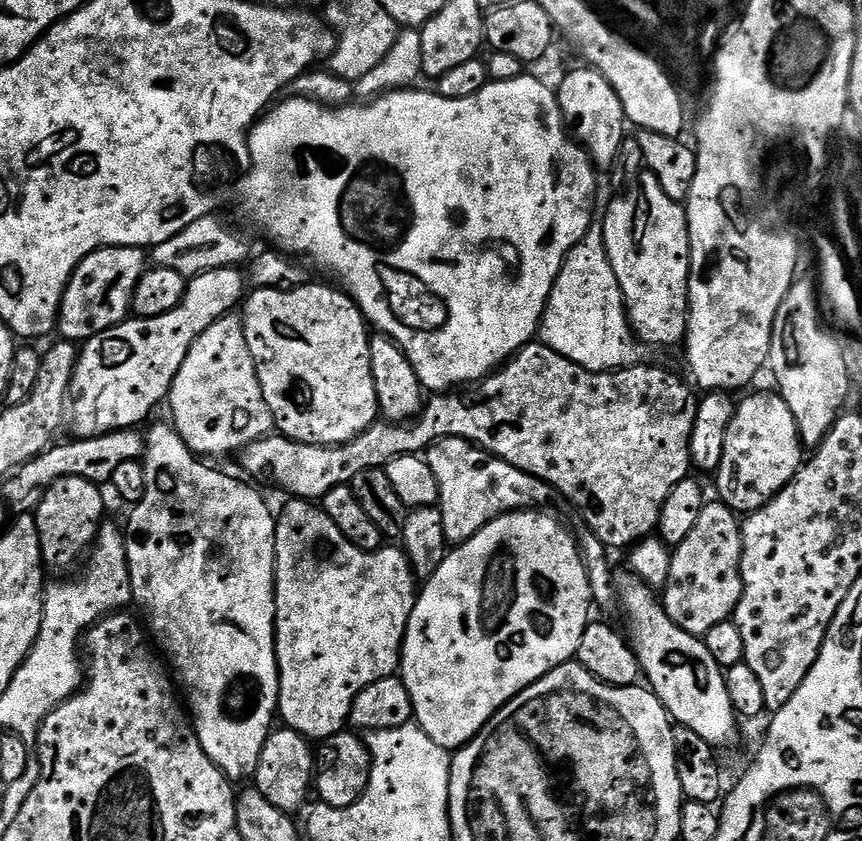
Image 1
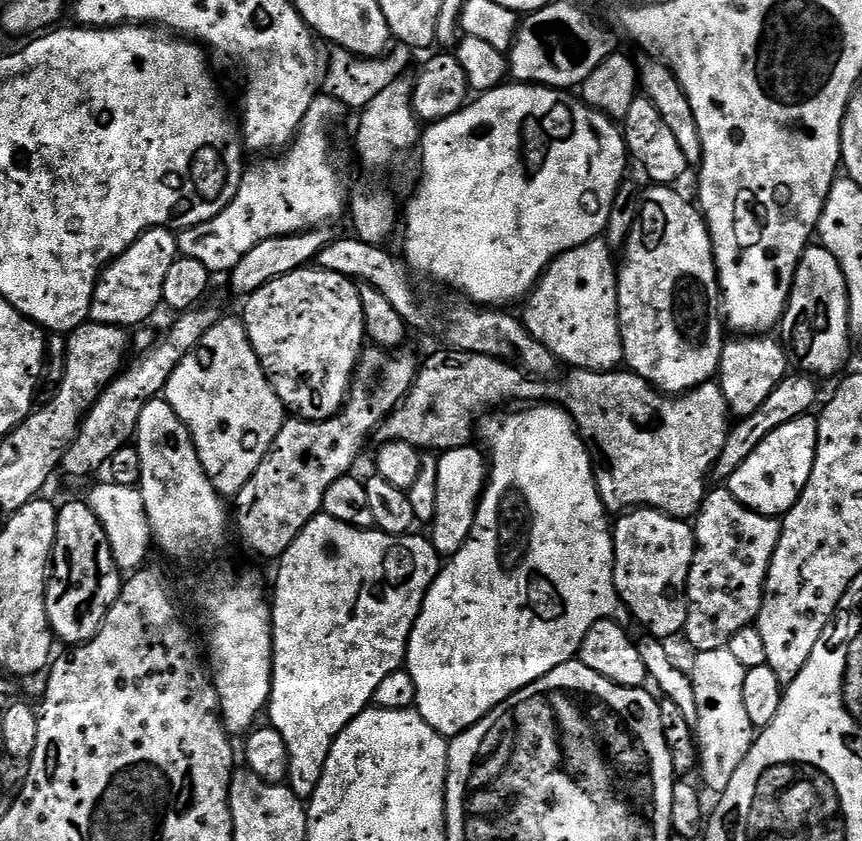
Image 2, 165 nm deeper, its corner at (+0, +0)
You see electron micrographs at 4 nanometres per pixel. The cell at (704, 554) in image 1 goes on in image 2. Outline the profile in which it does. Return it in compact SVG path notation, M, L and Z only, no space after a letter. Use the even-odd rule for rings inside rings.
M716 486L707 493L699 512L694 517L696 549L693 562L689 568L687 582L688 613L682 631L683 638L693 644L696 652L718 650L725 647L738 630L755 625L756 616L762 606L764 582L768 577L768 566L778 546L781 521L774 516L764 516L760 512L752 512L742 502L734 498L727 487Z

